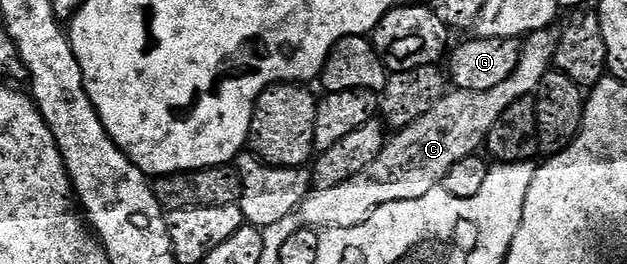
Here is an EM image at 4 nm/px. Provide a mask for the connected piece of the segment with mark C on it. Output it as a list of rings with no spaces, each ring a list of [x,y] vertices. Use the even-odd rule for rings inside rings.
[[[546,29],[526,35],[521,60],[517,68],[513,68],[513,76],[497,84],[497,88],[489,88],[485,92],[452,89],[414,124],[398,131],[384,146],[381,156],[369,164],[369,168],[364,168],[357,172],[357,176],[341,184],[312,189],[307,199],[299,205],[297,218],[303,221],[300,223],[320,232],[353,228],[369,220],[379,206],[401,200],[417,200],[417,196],[425,196],[436,189],[457,160],[465,160],[465,156],[476,153],[486,143],[493,124],[497,124],[509,104],[532,97],[538,91],[543,77],[555,61],[557,38],[551,33],[550,29]]]

